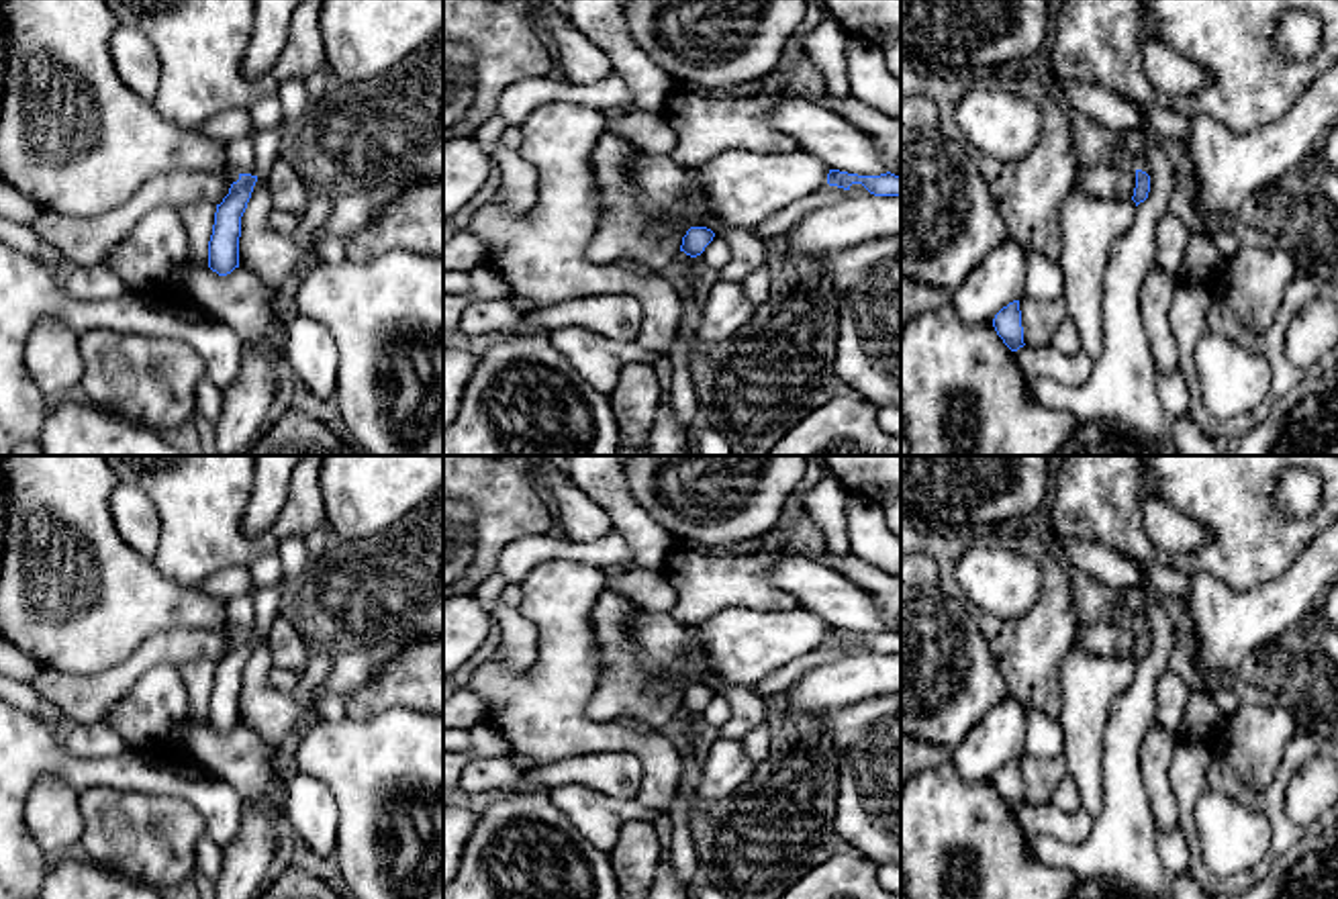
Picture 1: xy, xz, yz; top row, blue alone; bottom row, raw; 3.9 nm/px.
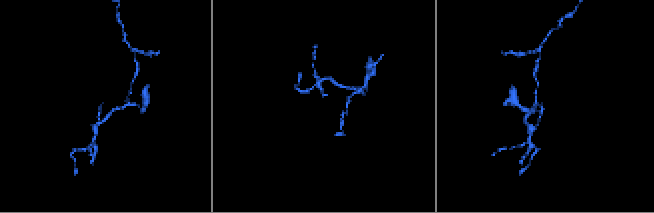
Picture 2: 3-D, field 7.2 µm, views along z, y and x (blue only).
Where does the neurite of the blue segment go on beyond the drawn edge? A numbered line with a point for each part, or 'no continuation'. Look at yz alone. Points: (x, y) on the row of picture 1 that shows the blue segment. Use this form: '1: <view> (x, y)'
1: yz (1134, 139)

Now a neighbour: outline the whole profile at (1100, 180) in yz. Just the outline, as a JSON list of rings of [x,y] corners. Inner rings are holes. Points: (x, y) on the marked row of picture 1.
[[[1079,165],[1074,186],[1085,194],[1101,198],[1132,198],[1136,188],[1136,170],[1117,170],[1111,165]]]

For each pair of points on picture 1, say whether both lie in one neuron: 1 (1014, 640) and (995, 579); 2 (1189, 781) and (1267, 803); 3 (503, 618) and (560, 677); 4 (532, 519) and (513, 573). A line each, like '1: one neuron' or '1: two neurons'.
1: two neurons
2: one neuron
3: two neurons
4: two neurons

